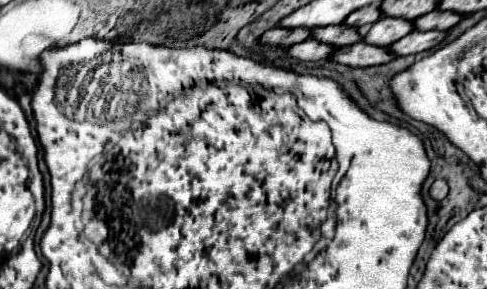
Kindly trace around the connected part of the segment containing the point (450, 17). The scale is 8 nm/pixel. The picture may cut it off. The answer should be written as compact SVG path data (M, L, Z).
M433 10L431 14L425 14L423 18L415 18L413 20L413 26L415 26L415 30L449 30L459 20L461 20L459 14Z

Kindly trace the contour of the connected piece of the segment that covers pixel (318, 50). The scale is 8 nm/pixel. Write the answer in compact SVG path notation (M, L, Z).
M307 38L307 40L303 40L301 44L287 48L287 54L289 54L291 58L297 58L297 60L317 62L317 60L325 60L325 58L331 54L331 50L333 50L333 46L323 44L323 42L317 42L317 40L313 40L313 38Z

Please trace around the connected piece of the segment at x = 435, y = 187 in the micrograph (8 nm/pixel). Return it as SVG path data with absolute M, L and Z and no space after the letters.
M435 180L429 188L429 196L433 200L443 200L447 196L447 182L445 180Z

